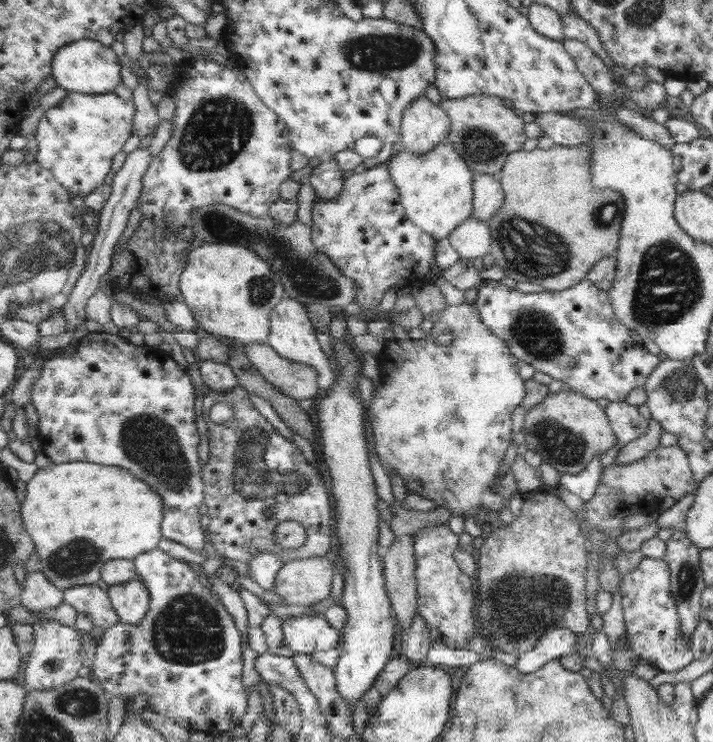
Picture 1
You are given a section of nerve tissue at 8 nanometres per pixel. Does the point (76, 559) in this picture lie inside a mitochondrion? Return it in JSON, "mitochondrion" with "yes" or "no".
{"mitochondrion":"yes"}

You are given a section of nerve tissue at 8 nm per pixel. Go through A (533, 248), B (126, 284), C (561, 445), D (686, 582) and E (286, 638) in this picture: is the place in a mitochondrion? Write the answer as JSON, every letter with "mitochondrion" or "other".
{"A":"mitochondrion","B":"other","C":"mitochondrion","D":"mitochondrion","E":"other"}

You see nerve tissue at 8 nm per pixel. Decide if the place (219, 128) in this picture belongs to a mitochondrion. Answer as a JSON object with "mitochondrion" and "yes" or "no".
{"mitochondrion":"yes"}

